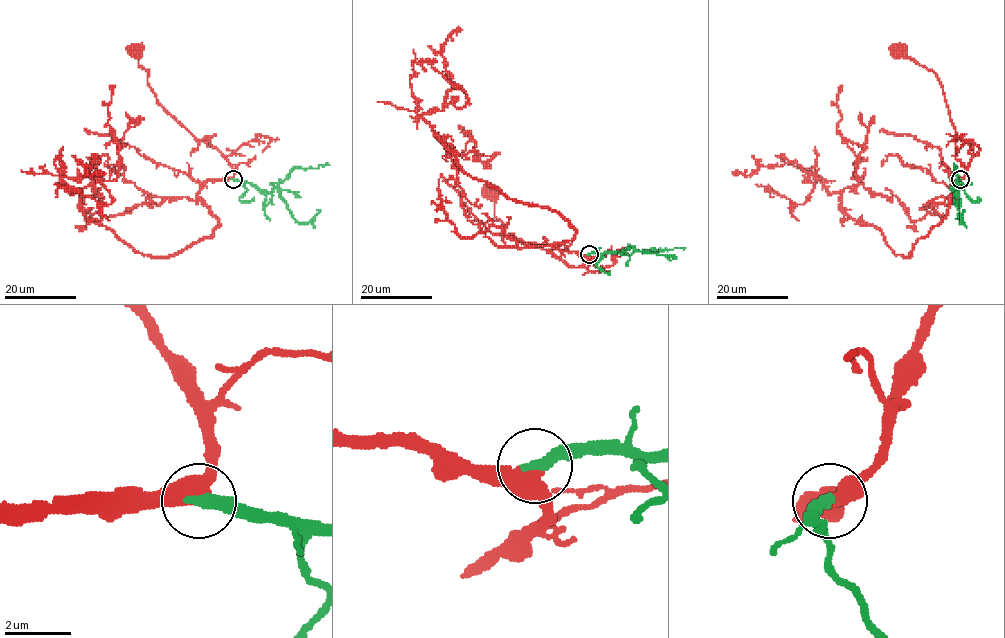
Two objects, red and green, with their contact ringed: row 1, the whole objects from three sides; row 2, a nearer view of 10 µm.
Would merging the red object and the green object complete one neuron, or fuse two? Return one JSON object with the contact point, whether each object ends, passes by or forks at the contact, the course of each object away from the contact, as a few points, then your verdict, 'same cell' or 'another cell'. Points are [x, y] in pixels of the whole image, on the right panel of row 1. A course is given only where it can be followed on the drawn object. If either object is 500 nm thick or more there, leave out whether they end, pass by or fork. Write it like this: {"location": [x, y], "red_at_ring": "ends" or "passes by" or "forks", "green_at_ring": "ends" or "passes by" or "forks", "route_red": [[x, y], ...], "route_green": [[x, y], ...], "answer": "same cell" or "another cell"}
{"location": [960, 179], "red_at_ring": "passes by", "green_at_ring": "ends", "route_red": [[960, 179], [966, 175], [973, 150], [956, 134], [938, 76], [899, 51]], "route_green": [[960, 179], [956, 192], [951, 188], [957, 197], [960, 223], [963, 209]], "answer": "same cell"}

